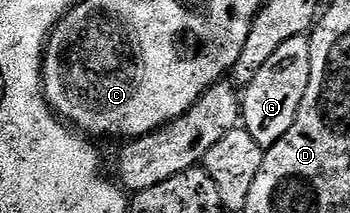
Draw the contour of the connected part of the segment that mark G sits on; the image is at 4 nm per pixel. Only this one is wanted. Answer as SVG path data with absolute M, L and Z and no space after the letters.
M307 36L295 37L282 43L272 58L254 75L254 79L242 93L242 125L243 128L258 139L265 147L278 143L290 127L294 127L298 107L302 107L302 99L306 95L306 87L310 87L311 40Z

